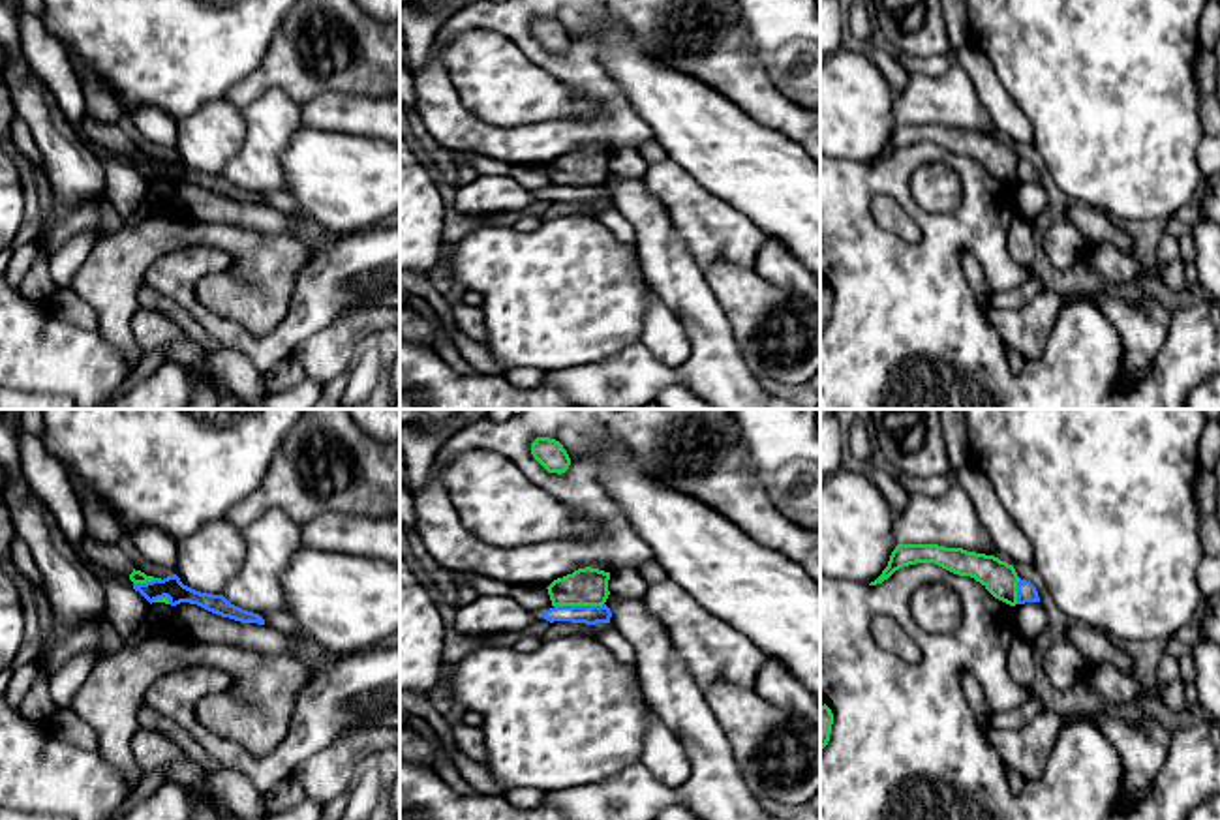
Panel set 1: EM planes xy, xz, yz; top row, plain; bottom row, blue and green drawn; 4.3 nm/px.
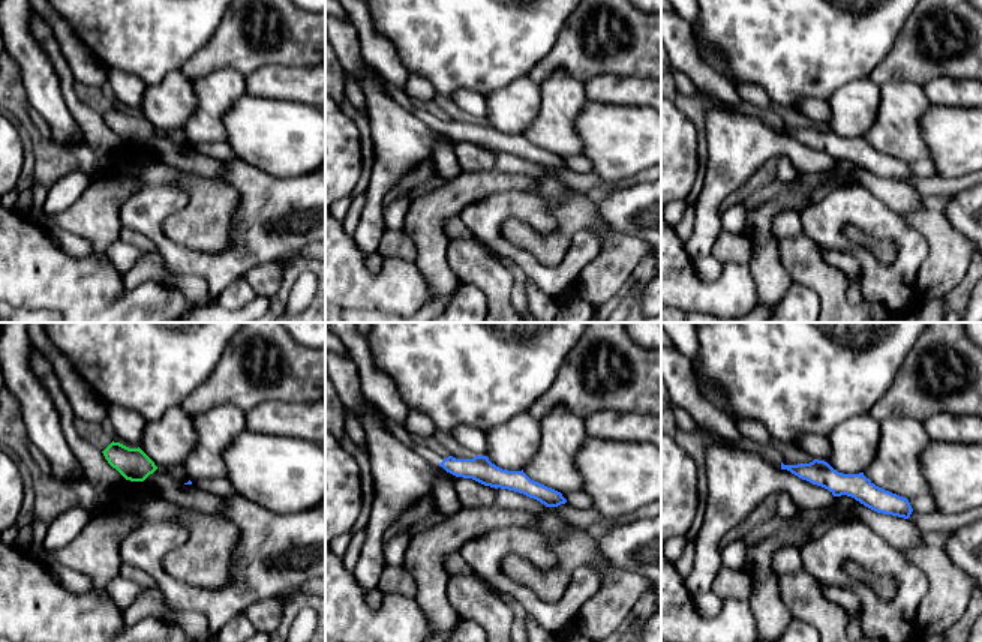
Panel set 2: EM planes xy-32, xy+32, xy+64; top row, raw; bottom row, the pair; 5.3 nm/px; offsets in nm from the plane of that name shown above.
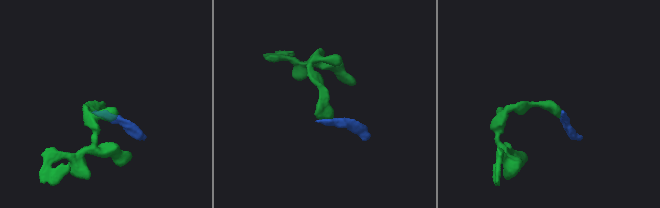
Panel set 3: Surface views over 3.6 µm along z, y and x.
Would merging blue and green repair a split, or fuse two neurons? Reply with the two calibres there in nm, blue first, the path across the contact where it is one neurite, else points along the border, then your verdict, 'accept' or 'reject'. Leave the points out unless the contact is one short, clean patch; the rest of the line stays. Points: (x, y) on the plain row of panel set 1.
calibres 80 and 160 nm; reject

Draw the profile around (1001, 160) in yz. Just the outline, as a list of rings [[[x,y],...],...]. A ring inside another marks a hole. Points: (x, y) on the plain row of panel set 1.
[[[897,124],[890,135],[888,146],[869,165],[882,163],[895,150],[916,143],[935,143],[953,154],[970,156],[980,161],[995,178],[1010,186],[1017,184],[1019,156],[1014,144],[1008,144],[995,135],[938,124]]]

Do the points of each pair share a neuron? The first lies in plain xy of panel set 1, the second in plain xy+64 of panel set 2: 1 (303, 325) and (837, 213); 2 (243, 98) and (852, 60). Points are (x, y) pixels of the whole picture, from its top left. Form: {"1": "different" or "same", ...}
{"1": "same", "2": "different"}

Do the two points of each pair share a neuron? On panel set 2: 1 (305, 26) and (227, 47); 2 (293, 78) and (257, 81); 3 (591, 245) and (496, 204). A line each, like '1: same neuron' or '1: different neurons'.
1: same neuron
2: same neuron
3: same neuron

